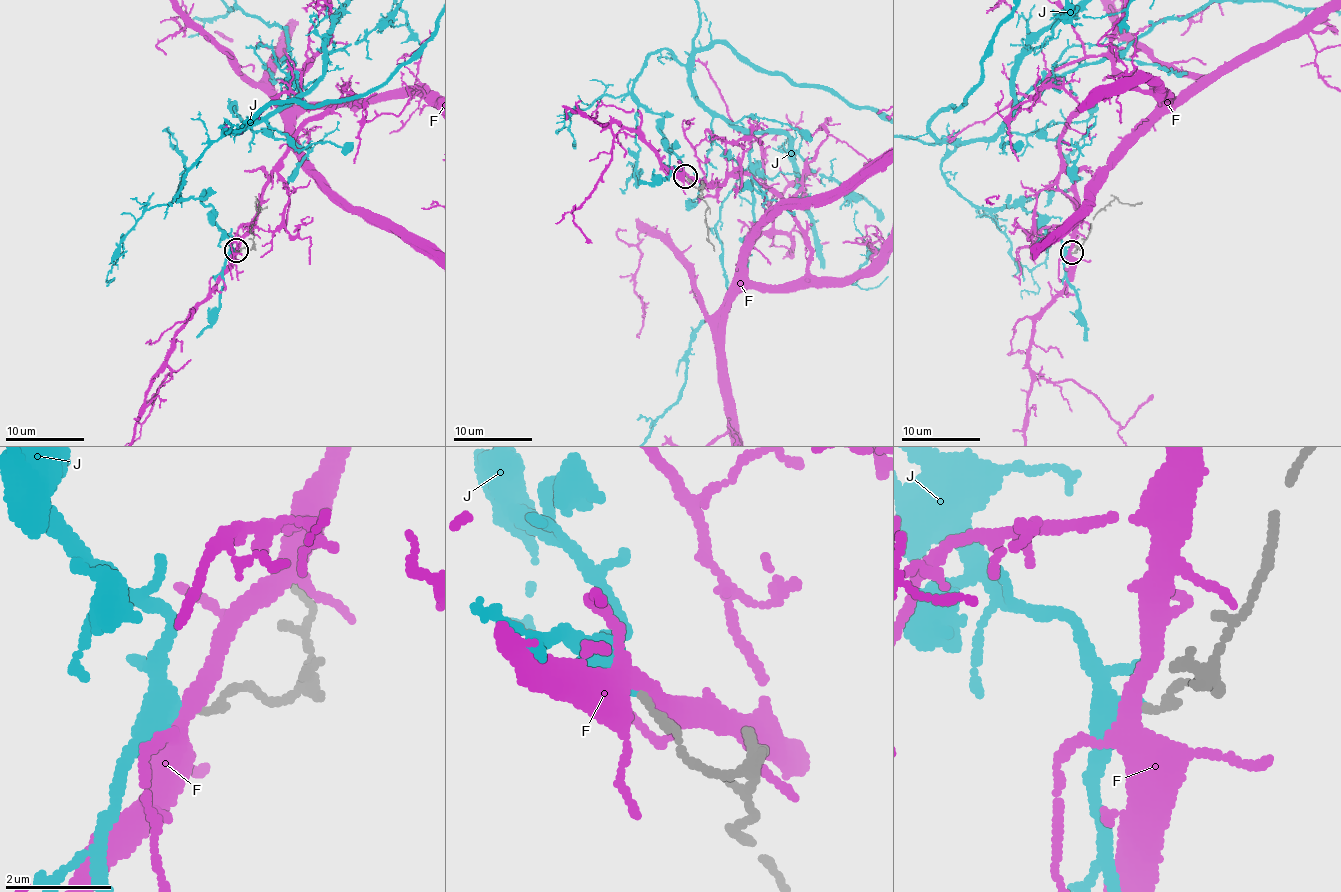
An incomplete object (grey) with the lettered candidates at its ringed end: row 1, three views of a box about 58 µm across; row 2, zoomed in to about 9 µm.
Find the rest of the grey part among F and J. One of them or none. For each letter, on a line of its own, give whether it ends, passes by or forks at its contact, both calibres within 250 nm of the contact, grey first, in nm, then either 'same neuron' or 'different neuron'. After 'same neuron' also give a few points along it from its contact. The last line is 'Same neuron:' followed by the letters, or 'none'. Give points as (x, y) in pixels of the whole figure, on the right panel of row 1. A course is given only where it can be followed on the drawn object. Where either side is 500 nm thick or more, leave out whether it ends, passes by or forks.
F: it forks there; 140 nm thick on the grey side, 320 nm on the other; different neuron
J: it passes by; 150 nm thick on the grey side, 260 nm on the other; same neuron
Same neuron: J

